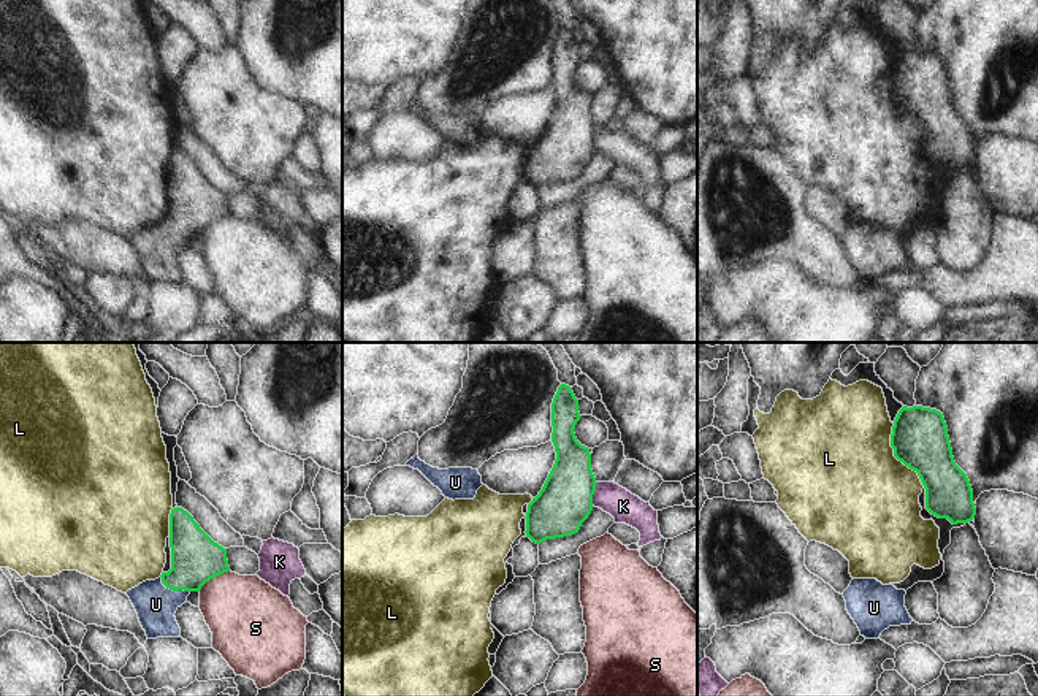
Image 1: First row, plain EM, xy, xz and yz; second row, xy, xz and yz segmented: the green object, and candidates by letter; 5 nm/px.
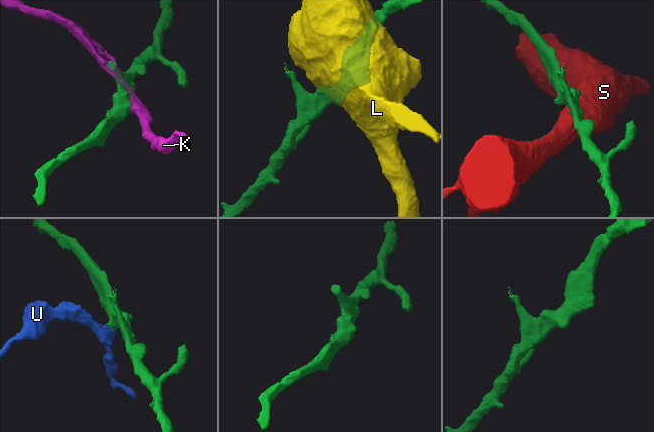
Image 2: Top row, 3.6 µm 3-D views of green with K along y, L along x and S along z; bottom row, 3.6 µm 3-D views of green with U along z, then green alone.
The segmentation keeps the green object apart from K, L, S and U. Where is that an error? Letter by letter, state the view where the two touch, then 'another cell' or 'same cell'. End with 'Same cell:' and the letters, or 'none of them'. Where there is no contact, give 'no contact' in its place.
K: xz | another cell
L: yz | another cell
S: xy | another cell
U: xy | same cell
Same cell: U

